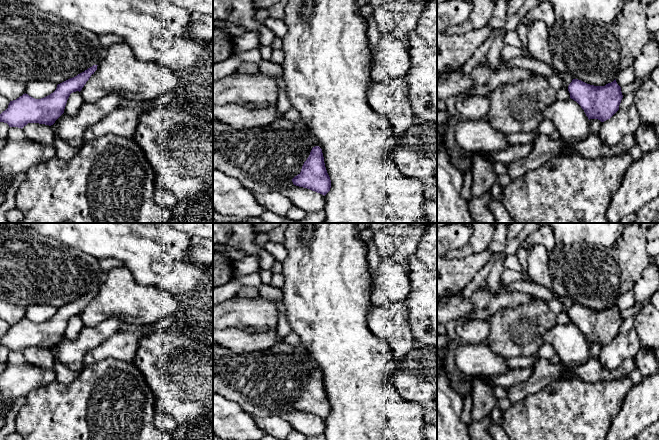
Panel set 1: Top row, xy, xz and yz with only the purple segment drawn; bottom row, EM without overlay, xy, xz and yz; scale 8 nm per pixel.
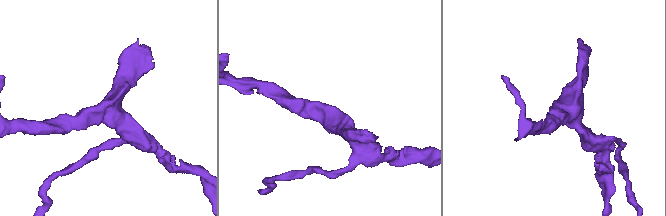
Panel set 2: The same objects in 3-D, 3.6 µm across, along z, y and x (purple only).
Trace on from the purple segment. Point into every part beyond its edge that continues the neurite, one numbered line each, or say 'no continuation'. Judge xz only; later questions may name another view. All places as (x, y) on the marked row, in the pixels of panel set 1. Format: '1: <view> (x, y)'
no continuation

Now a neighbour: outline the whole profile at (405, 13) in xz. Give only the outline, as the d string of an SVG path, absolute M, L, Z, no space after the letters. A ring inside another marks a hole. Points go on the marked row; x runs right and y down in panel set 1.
M367 0L374 8L382 7L394 22L392 35L409 49L408 34L416 28L428 0Z

